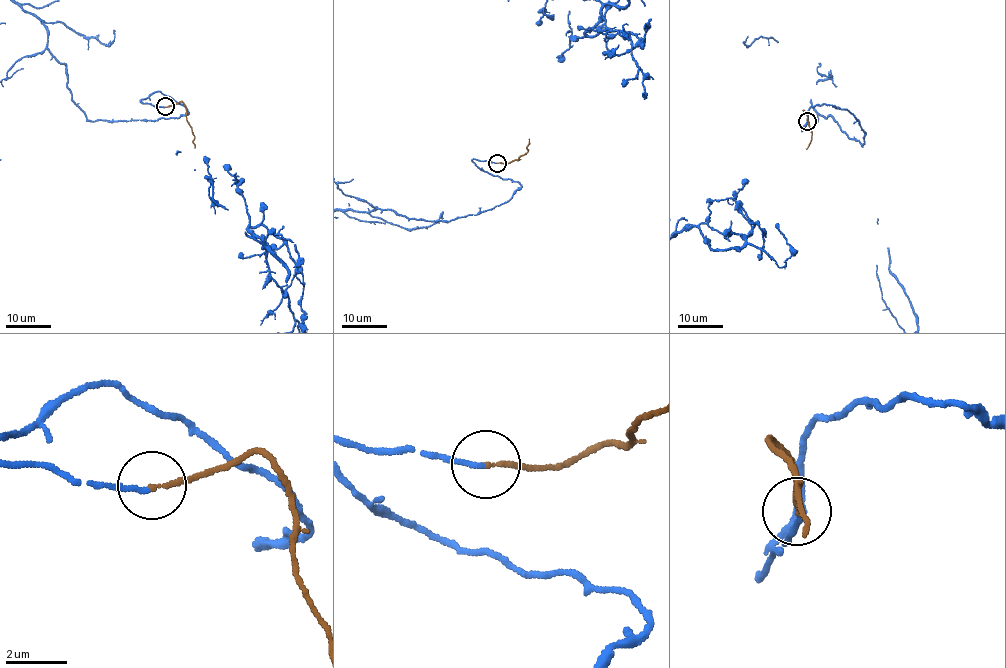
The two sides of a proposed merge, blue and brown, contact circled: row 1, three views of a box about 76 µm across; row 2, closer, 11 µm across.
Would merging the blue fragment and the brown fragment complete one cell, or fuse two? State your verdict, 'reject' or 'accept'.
accept

